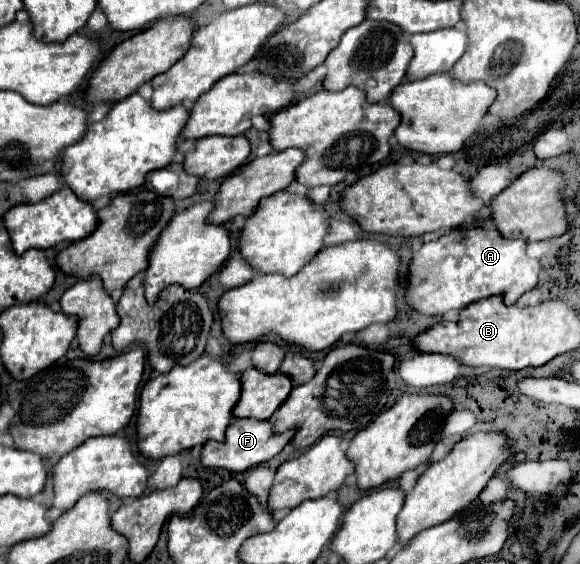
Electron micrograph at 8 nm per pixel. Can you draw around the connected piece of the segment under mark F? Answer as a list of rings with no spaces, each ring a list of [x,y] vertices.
[[[235,418],[233,424],[229,424],[227,428],[227,436],[225,442],[215,442],[209,440],[203,446],[201,452],[201,464],[205,468],[223,468],[223,470],[231,470],[231,472],[245,472],[253,466],[259,466],[263,462],[269,462],[273,456],[277,456],[293,438],[295,430],[287,430],[283,434],[273,434],[273,420],[249,420],[249,418]]]

